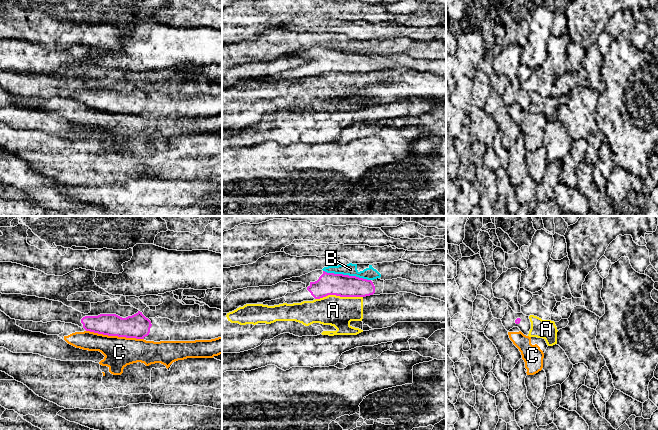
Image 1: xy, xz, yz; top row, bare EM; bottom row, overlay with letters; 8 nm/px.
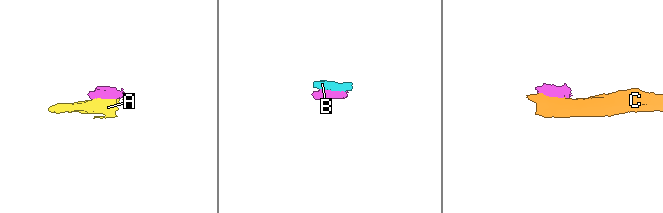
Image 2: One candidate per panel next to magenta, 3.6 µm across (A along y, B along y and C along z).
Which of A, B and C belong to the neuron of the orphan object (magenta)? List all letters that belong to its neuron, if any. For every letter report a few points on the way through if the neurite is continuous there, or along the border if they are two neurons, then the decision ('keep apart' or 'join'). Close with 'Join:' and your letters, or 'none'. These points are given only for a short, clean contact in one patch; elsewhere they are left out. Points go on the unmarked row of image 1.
A: along xz (362, 72), (326, 71), (315, 75) | keep apart
B: along xz (323, 46), (329, 49), (355, 51), (370, 56) | keep apart
C: along xy (86, 106), (108, 111), (143, 115) | keep apart
Join: none

